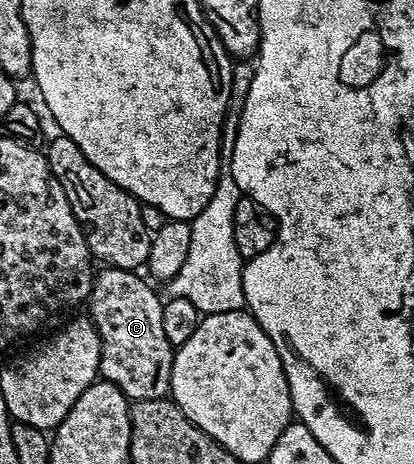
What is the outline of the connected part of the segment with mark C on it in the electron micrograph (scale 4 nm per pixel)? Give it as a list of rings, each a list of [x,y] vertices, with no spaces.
[[[108,266],[101,269],[92,279],[92,291],[88,294],[87,313],[100,337],[99,377],[114,384],[129,400],[136,402],[154,402],[169,397],[172,388],[172,356],[174,347],[166,340],[162,329],[164,302],[152,291],[151,281],[143,282],[136,270],[120,270]]]

